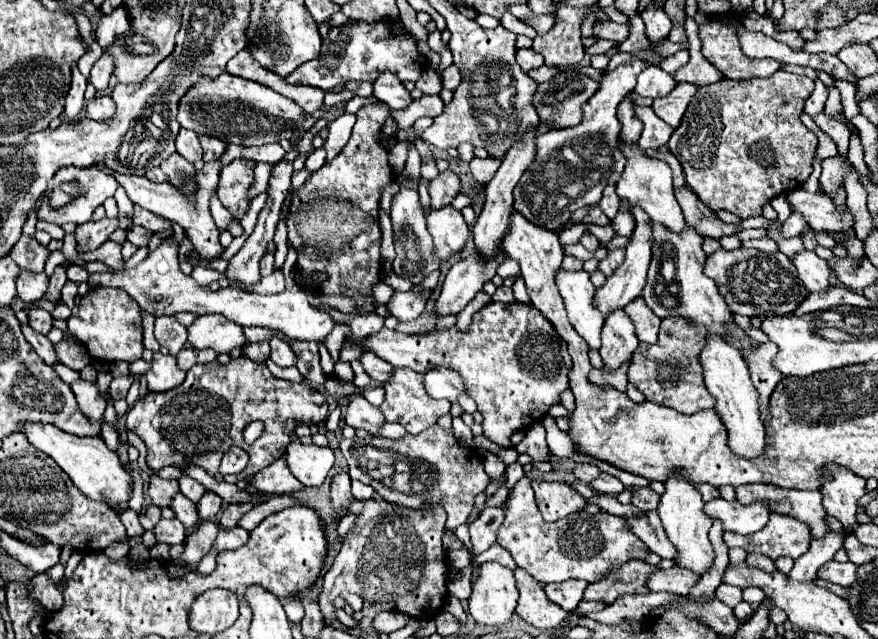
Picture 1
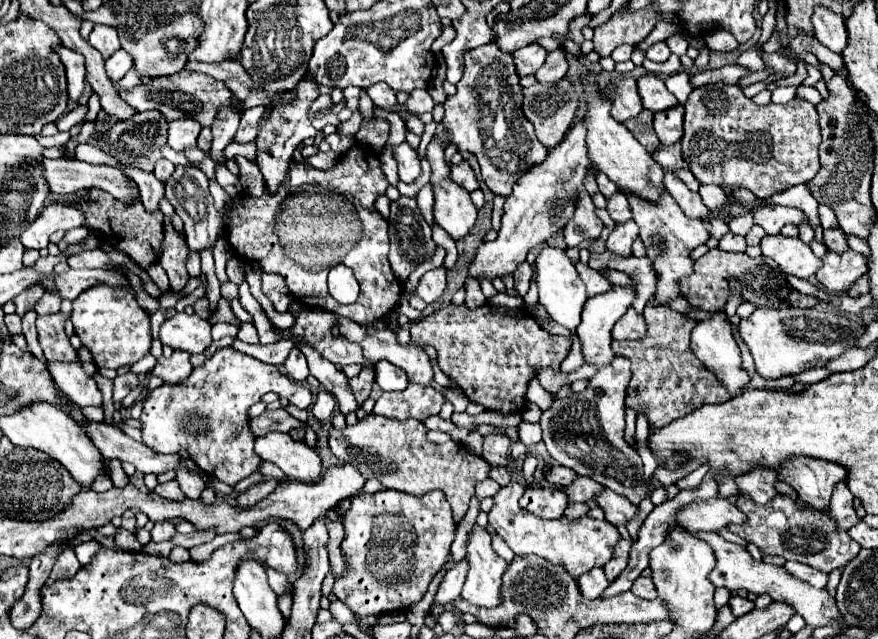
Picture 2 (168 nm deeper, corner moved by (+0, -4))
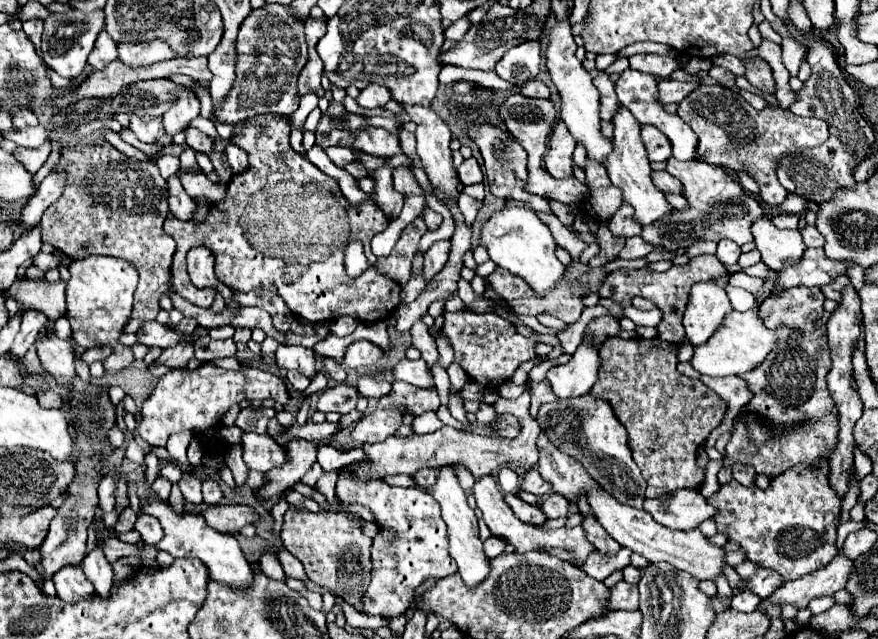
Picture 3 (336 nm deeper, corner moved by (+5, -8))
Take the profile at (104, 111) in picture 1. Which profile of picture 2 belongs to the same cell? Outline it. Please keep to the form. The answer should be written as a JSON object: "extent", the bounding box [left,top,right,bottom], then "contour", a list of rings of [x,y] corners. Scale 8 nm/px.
{"extent":[67,121,95,155],"contour":[[[85,121],[85,123],[81,125],[79,135],[77,135],[77,137],[73,137],[73,139],[69,139],[69,143],[67,143],[69,153],[73,155],[75,145],[77,145],[77,143],[87,143],[87,141],[91,141],[91,139],[93,139],[93,135],[95,135],[95,121]]]}

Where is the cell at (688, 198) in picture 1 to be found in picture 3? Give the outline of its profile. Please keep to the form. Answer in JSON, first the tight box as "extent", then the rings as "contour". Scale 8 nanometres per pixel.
{"extent":[652,171,680,193],"contour":[[[652,171],[652,183],[662,193],[680,193],[680,181],[672,177],[668,171]]]}

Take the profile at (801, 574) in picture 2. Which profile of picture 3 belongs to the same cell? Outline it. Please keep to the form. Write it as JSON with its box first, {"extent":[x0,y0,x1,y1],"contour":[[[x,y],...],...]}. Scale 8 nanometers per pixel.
{"extent":[736,569,782,599],"contour":[[[758,569],[752,577],[744,579],[744,581],[738,583],[736,587],[738,587],[740,591],[752,591],[752,593],[756,593],[760,599],[766,599],[766,597],[770,597],[770,595],[778,589],[780,583],[782,583],[782,577],[780,577],[780,575],[774,575],[770,569],[768,569],[768,571],[766,571],[766,569]]]}

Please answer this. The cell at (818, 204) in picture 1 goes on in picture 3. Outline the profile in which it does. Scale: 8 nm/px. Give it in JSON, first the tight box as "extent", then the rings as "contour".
{"extent":[640,157,764,251],"contour":[[[674,157],[668,159],[666,171],[680,179],[682,183],[682,197],[688,201],[688,209],[678,209],[676,213],[670,211],[660,223],[652,223],[642,229],[640,237],[650,243],[652,247],[662,247],[666,251],[676,251],[682,247],[690,247],[696,241],[720,241],[730,239],[738,245],[752,241],[752,221],[756,217],[764,217],[760,203],[748,195],[738,181],[734,181],[726,169],[718,165],[710,165],[706,161],[676,161]]]}

